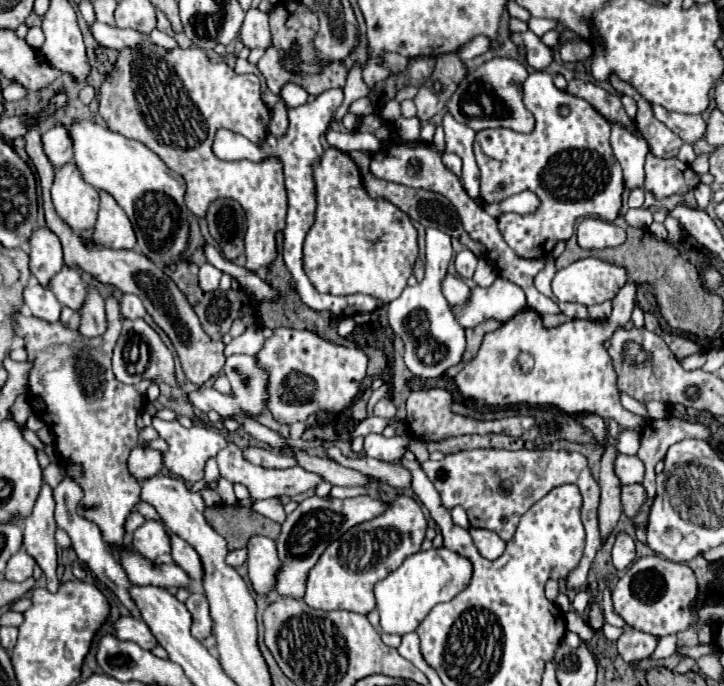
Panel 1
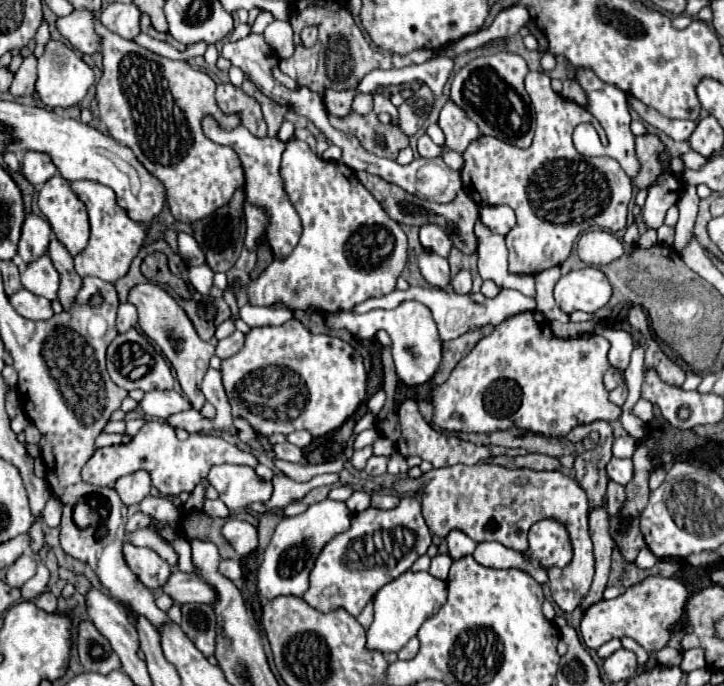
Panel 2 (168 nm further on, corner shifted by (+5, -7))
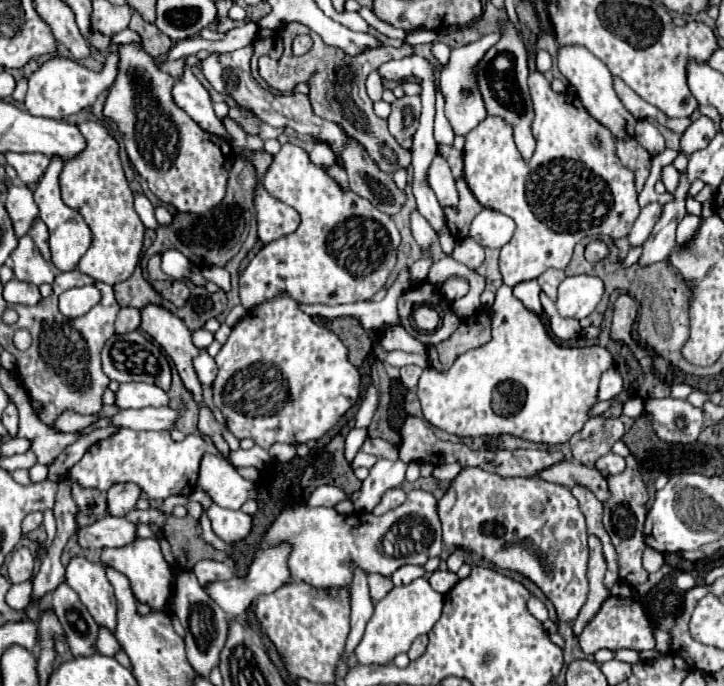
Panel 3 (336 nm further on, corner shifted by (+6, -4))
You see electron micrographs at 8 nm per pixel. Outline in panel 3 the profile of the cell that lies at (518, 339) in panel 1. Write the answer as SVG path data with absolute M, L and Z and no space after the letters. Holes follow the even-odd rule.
M502 284L496 290L492 304L492 340L480 348L458 356L454 366L444 374L428 368L418 382L418 398L424 418L440 430L456 436L492 436L512 434L530 442L544 442L550 446L568 442L572 434L580 432L590 420L592 406L598 404L598 382L604 370L614 366L612 354L602 346L564 348L558 346L544 330L540 318L526 310L520 300L512 296L512 288Z

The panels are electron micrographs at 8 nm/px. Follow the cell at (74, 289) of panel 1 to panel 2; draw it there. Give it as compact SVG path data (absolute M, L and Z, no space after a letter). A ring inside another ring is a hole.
M41 255L39 259L27 263L21 269L21 283L27 291L47 299L57 299L59 273L55 271L55 267L51 267L49 255Z

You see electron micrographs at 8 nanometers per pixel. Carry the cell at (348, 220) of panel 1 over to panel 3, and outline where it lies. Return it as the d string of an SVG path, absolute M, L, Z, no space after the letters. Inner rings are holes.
M292 142L284 144L274 156L264 176L264 188L292 206L302 222L296 232L266 244L240 274L238 290L246 310L274 296L290 296L300 304L352 304L370 300L386 284L400 246L400 232L388 214L374 208L370 200L342 190L328 172L310 164L304 148ZM338 230L342 230L342 238L330 242L330 236Z

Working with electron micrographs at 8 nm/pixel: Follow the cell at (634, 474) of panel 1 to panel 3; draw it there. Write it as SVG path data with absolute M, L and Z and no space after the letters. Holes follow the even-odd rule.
M614 452L602 456L598 462L596 462L596 468L602 472L602 474L618 474L618 472L624 472L626 468L626 462L622 456L616 456Z

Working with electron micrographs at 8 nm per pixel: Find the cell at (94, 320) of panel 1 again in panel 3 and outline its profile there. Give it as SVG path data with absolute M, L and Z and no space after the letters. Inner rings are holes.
M38 218L36 222L34 222L34 226L32 226L32 230L30 230L30 236L32 236L32 240L36 242L36 246L40 248L40 252L42 252L42 256L44 256L44 260L50 264L50 246L48 246L48 228L46 228L46 224Z

